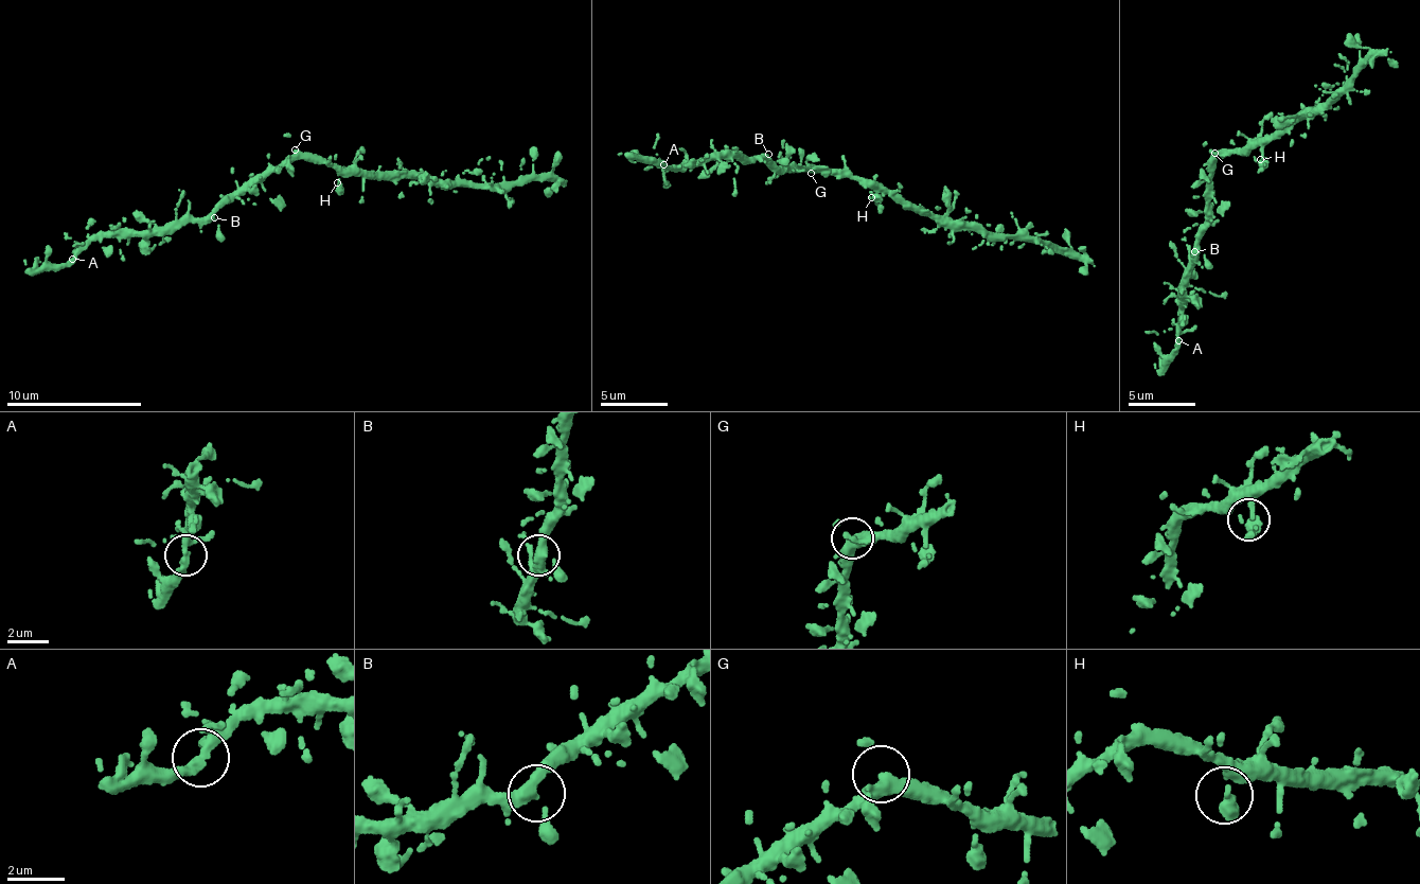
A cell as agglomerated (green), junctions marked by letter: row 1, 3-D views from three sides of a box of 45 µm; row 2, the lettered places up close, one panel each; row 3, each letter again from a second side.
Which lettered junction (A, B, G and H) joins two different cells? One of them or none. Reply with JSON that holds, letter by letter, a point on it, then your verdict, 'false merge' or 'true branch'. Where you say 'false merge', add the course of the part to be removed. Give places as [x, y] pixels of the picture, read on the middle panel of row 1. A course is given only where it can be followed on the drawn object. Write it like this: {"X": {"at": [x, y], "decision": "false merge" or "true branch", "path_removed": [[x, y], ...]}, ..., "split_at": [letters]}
{"A": {"at": [663, 164], "decision": "true branch"}, "B": {"at": [768, 154], "decision": "true branch"}, "G": {"at": [811, 173], "decision": "true branch"}, "H": {"at": [871, 197], "decision": "true branch"}, "split_at": []}

